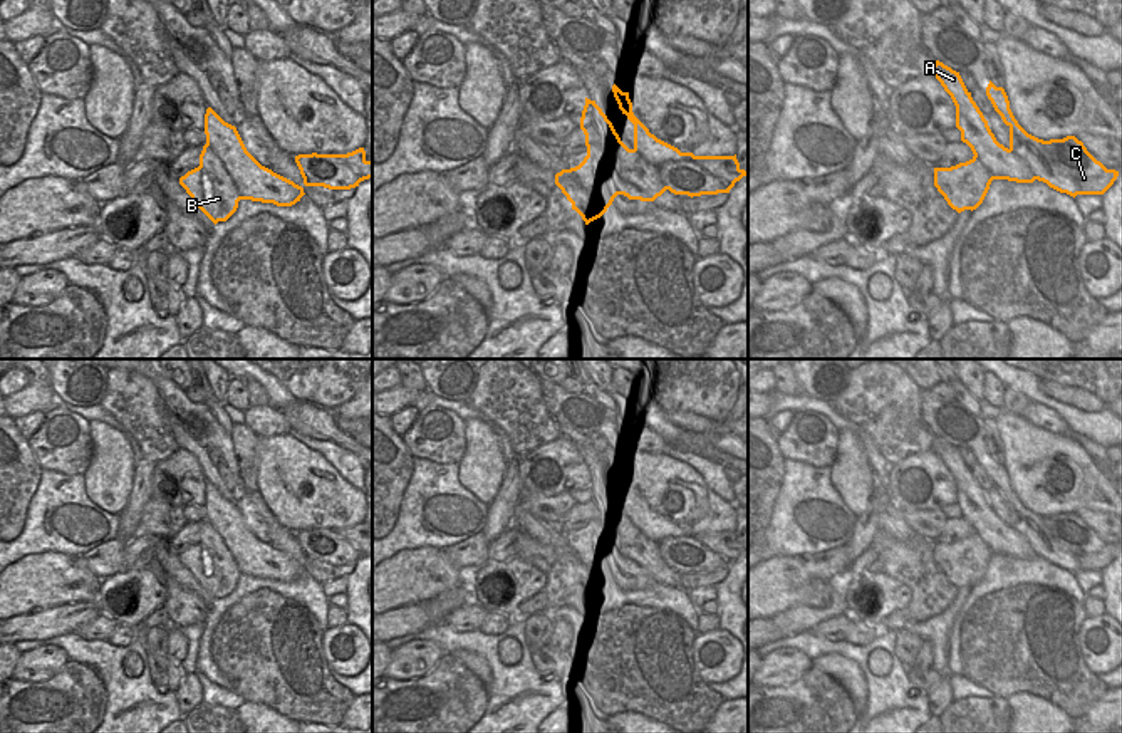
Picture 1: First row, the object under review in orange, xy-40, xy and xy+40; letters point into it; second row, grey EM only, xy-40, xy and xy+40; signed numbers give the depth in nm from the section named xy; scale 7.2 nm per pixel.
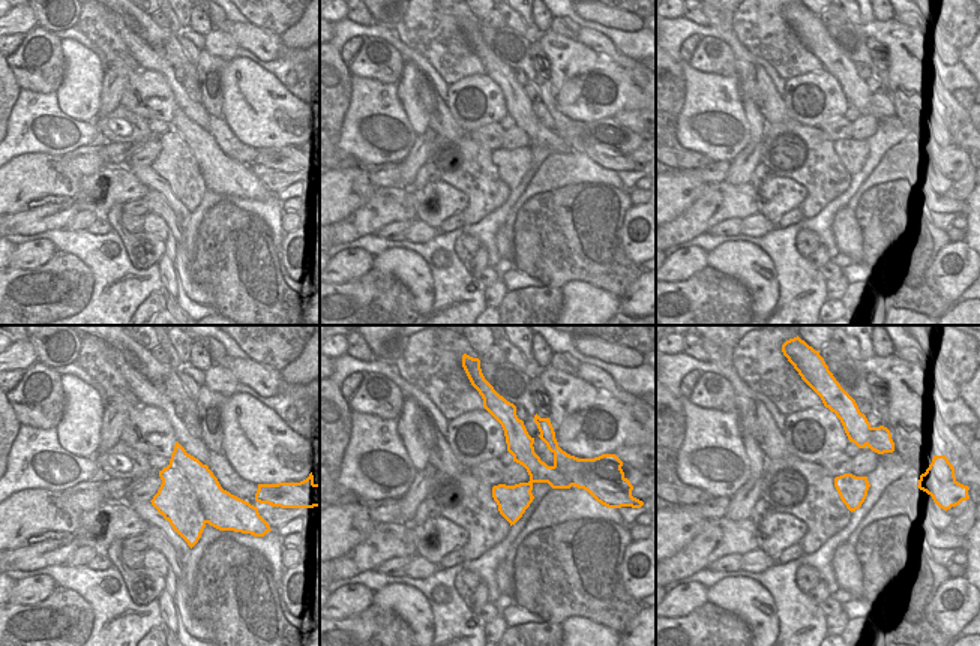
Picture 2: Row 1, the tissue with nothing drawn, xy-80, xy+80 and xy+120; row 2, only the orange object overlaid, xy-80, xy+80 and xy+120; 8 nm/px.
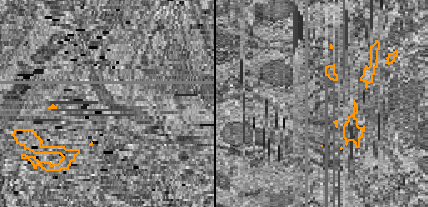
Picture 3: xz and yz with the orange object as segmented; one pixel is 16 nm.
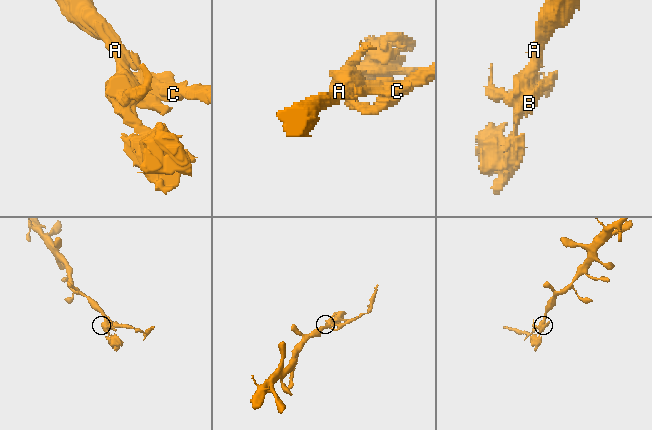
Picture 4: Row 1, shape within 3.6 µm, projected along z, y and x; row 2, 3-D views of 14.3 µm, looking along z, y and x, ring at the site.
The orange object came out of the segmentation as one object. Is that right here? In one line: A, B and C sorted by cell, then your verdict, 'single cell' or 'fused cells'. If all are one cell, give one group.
A B / C | fused cells

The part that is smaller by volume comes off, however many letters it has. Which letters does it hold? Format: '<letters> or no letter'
C

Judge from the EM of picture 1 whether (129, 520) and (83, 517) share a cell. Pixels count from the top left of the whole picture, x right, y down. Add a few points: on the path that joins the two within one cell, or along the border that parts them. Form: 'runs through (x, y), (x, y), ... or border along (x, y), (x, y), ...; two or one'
border along (116, 515), (118, 535); two

